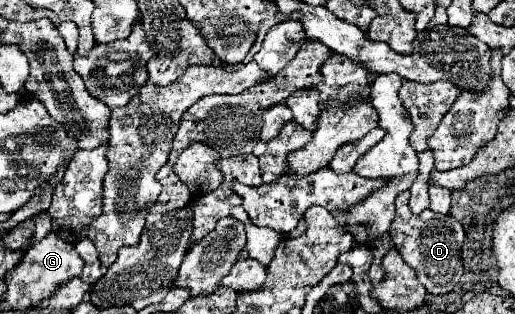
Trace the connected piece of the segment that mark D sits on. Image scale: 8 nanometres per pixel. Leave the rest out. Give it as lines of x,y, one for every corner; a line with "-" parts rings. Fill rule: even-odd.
401,192
395,200
397,214
391,222
391,240
395,242
397,250
401,252
403,260
415,268
419,282
431,294
447,294
455,288
459,278
463,276
463,262
461,262
461,244
465,238
463,226
453,216
443,216
433,210
423,210
421,214
413,214
409,210
409,192

